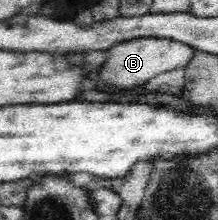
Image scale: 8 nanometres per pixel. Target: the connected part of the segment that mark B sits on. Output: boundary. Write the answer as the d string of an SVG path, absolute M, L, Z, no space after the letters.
M136 38L130 41L118 43L109 48L108 59L98 67L98 79L100 83L118 87L118 89L132 89L138 85L144 85L146 81L152 81L160 73L173 71L176 68L184 68L194 56L195 50L172 39Z

